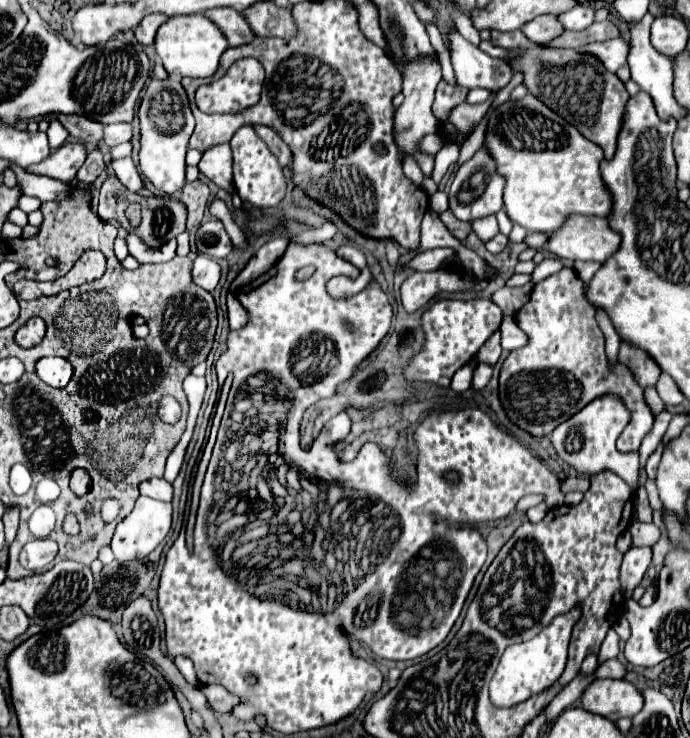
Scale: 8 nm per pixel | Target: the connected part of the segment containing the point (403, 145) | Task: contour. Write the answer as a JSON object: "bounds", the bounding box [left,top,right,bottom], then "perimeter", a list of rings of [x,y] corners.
{"bounds":[395,56,441,178],"perimeter":[[[437,56],[437,60],[413,60],[413,64],[395,64],[395,66],[399,68],[399,72],[403,76],[403,96],[405,96],[403,104],[395,112],[395,138],[397,138],[397,144],[403,150],[403,154],[415,156],[423,174],[427,178],[431,178],[435,160],[429,154],[421,154],[417,150],[417,144],[425,134],[437,132],[437,118],[431,112],[431,104],[433,104],[435,86],[441,80],[441,62],[439,62],[439,56]]]}

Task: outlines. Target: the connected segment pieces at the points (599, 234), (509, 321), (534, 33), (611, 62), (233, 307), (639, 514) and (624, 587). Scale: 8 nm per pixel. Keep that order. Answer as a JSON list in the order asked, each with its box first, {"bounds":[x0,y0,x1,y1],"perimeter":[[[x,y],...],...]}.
[{"bounds":[549,216,621,262],"perimeter":[[[569,216],[549,238],[549,252],[565,260],[605,262],[621,244],[621,234],[609,228],[605,218]]]},{"bounds":[500,316,529,352],"perimeter":[[[505,316],[500,326],[501,332],[501,348],[511,352],[511,350],[517,350],[517,348],[523,348],[529,340],[525,336],[525,332],[521,332],[521,328],[517,326],[517,322],[511,318],[511,316]]]},{"bounds":[523,16,565,44],"perimeter":[[[537,16],[535,20],[531,20],[529,24],[525,24],[523,34],[539,44],[547,44],[551,40],[555,40],[557,36],[561,36],[561,32],[565,32],[565,28],[561,28],[561,22],[557,20],[557,16]]]},{"bounds":[583,38,629,72],"perimeter":[[[613,38],[597,44],[589,44],[583,48],[583,52],[589,52],[597,56],[609,72],[617,72],[621,66],[627,64],[627,54],[629,54],[629,42],[623,38]]]},{"bounds":[226,292,247,330],"perimeter":[[[229,292],[226,297],[227,314],[229,314],[229,328],[231,330],[239,330],[247,324],[247,312],[245,308],[241,308],[239,300],[235,293]]]},{"bounds":[635,486,653,522],"perimeter":[[[641,486],[641,490],[637,490],[637,494],[635,494],[635,518],[641,522],[651,522],[651,514],[653,514],[653,510],[649,506],[647,492]]]},{"bounds":[619,548,651,600],"perimeter":[[[631,548],[623,556],[619,582],[621,582],[621,594],[625,600],[629,600],[633,590],[641,584],[649,564],[651,564],[651,548]]]}]

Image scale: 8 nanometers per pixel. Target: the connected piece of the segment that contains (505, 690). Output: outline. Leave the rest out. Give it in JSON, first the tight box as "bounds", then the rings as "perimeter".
{"bounds":[489,606,581,708],"perimeter":[[[581,606],[571,608],[569,612],[557,616],[533,640],[513,644],[505,650],[505,654],[501,656],[501,662],[495,670],[495,676],[489,684],[489,698],[495,708],[511,708],[513,704],[521,704],[521,702],[529,700],[529,696],[543,692],[545,688],[553,686],[559,680],[559,676],[563,674],[565,664],[567,664],[567,648],[569,648],[569,640],[571,640],[571,630],[579,618],[581,618]]]}

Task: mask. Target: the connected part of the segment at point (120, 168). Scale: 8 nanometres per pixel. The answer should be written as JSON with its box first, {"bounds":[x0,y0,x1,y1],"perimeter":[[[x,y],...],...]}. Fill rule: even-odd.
{"bounds":[111,158,143,194],"perimeter":[[[131,158],[113,160],[111,166],[113,166],[113,170],[115,170],[115,176],[121,180],[121,184],[123,184],[129,192],[137,194],[137,192],[143,188],[143,178],[141,178],[141,174],[139,174],[139,170],[135,168],[135,164],[133,164]]]}

